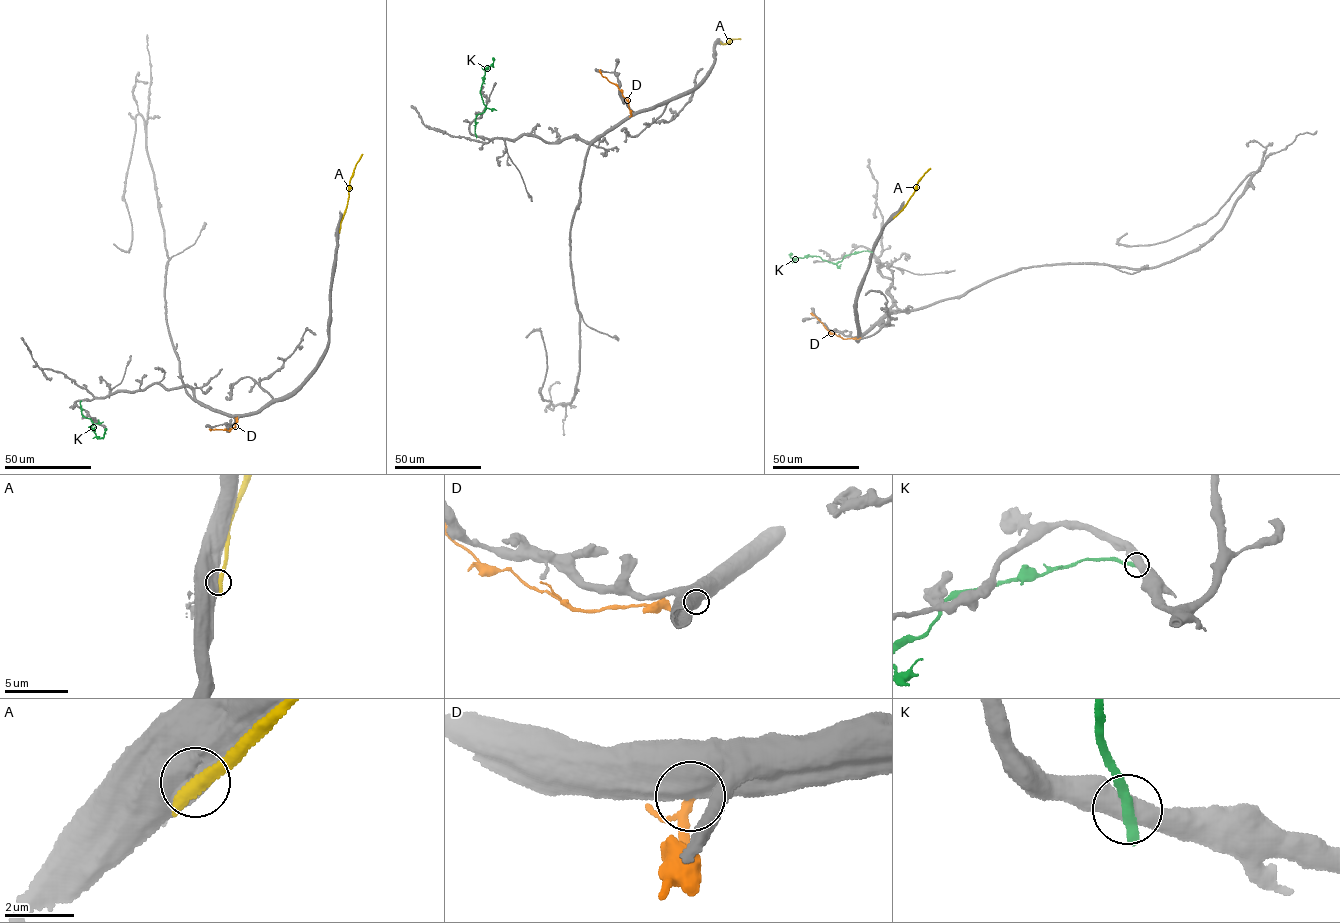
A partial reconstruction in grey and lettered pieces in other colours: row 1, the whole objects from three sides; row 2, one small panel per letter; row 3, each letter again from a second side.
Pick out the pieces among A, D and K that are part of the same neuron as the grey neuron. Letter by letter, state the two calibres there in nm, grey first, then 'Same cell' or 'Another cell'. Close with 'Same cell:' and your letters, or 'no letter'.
A: Thickness 900 nm (grey) against 440 nm. Another cell
D: Thickness 800 nm (grey) against 200 nm. Another cell
K: Thickness 550 nm (grey) against 360 nm. Another cell
Same cell: no letter

